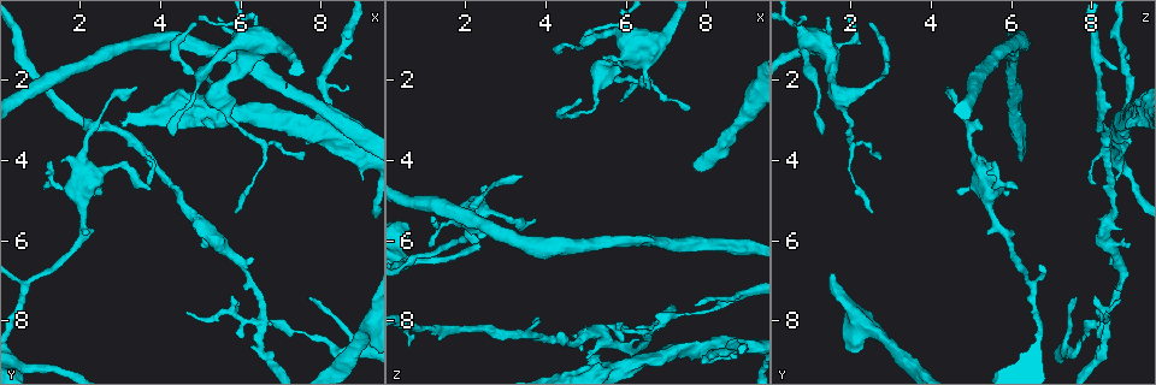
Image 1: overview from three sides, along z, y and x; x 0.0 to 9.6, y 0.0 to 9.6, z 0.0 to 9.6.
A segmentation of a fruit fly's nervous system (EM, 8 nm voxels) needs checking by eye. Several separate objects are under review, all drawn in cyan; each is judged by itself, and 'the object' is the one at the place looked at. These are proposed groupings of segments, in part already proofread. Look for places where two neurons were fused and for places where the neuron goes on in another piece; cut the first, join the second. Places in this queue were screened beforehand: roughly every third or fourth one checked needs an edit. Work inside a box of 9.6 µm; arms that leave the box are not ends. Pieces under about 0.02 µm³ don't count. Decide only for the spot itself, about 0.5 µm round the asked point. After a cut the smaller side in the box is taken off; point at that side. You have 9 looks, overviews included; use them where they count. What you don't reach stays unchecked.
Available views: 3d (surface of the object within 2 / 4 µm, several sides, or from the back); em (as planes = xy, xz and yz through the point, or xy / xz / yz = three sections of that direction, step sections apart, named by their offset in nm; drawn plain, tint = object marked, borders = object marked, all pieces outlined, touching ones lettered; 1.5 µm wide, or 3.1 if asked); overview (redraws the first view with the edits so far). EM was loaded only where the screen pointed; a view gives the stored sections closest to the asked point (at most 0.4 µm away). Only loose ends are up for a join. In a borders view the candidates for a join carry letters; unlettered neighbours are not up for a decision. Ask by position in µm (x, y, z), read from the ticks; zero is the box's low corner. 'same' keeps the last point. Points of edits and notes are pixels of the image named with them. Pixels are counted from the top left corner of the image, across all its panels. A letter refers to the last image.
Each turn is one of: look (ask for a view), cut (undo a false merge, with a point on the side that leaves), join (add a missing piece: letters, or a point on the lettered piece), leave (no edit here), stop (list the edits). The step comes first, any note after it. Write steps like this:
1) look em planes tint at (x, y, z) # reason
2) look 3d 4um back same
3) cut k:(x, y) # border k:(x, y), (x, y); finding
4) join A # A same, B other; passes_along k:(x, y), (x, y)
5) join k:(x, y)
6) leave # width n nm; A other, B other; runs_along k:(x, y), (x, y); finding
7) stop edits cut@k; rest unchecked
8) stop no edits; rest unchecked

look em planes borders at (5.05, 6.00, 9.00) # thin end

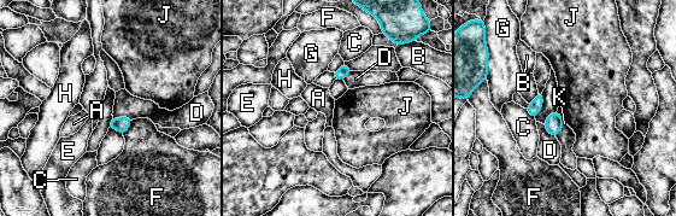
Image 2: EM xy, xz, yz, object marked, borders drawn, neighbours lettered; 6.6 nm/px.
leave # A other, B other, C other, D other, E other, F other, G other, H other, J other, K other; border 2:(557, 111), (564, 122); none of them fits

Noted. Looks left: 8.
look 3d 4um at (6.55, 8.05, 8.35) # four arms meet

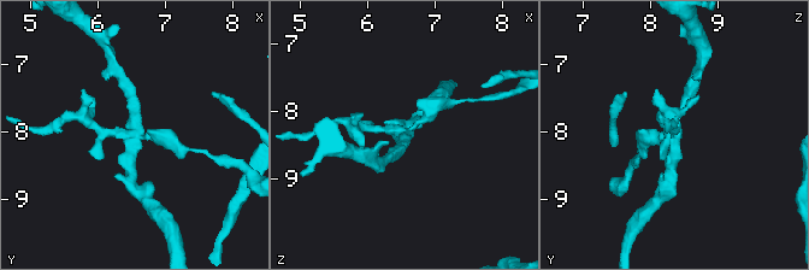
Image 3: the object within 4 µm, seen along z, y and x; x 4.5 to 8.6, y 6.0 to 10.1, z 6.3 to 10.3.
look em planes tint at (6.55, 7.95, 8.40) # shape alone is not enough

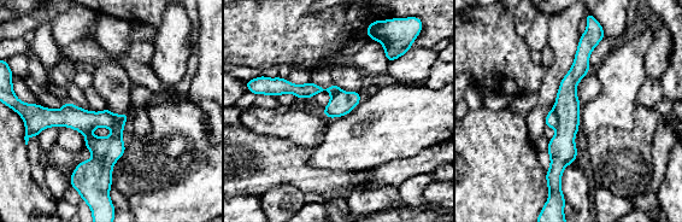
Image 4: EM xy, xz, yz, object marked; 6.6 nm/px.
look em planes borders same

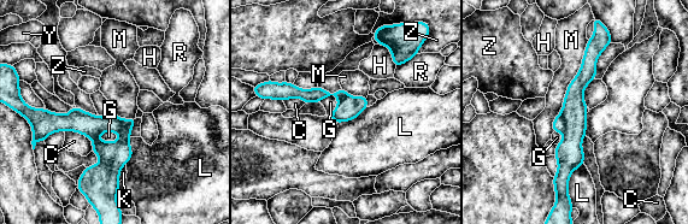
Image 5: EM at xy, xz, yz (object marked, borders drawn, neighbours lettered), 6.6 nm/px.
cut 5:(84, 123) # C other, G other, H other, K other, L other, M other, R other, Y other, Z other; border 5:(113, 113), (119, 121), (118, 133); two neurons meet here

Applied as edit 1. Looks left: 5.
look overview

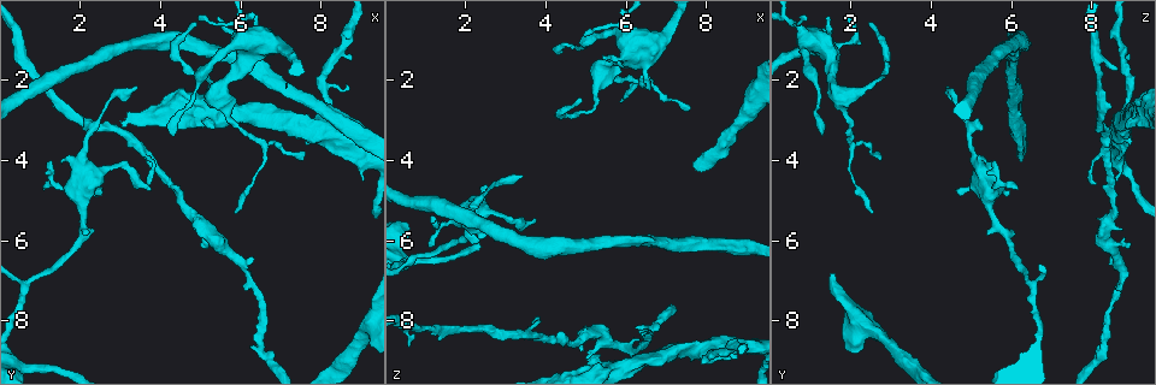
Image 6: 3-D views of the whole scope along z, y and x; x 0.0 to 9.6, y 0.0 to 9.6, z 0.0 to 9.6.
look 3d 2um at (4.95, 1.90, 2.75) # sudden change in width

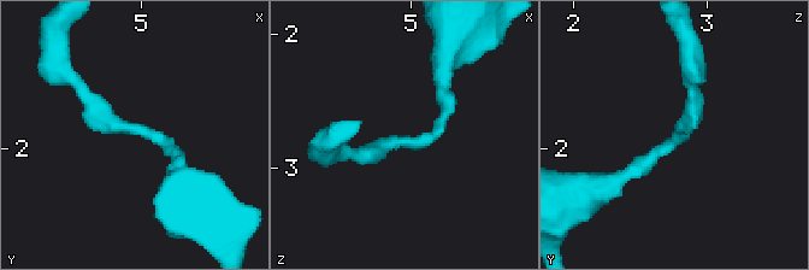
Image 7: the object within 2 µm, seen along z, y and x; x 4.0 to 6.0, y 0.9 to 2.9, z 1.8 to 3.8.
look em planes borders at (4.92, 1.88, 2.80) # arm_widths 170, 170 nm; now the EM

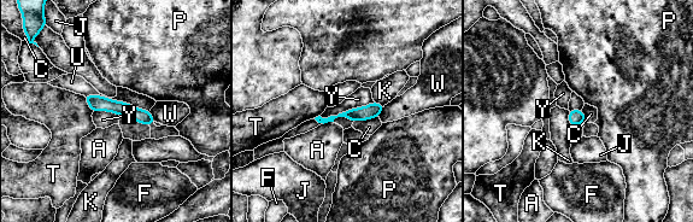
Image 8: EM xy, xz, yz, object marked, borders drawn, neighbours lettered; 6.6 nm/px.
leave # width 100 nm; A other, C other, F other, J other, K other, P other, T other, U other, W other, Y other; border 8:(374, 101), (336, 115), (319, 116); all the same neuron

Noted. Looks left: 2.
look em planes tint at (5.25, 1.60, 0.90) # narrows sharply

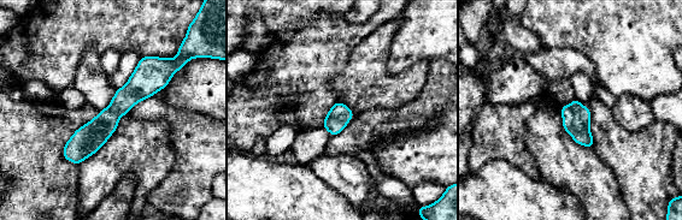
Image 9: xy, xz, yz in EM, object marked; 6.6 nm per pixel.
look em planes borders same # what lies round it

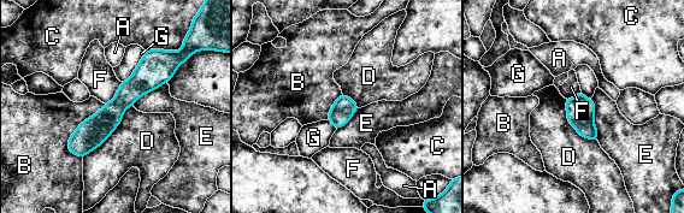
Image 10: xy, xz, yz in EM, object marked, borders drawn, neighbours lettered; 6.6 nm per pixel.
leave # A other, B other, C other, D other, E other, F other, G other; runs_along 10:(163, 53), (157, 66), (72, 149); all the same neuron

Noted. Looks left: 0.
stop edits cut@5; rest unchecked

